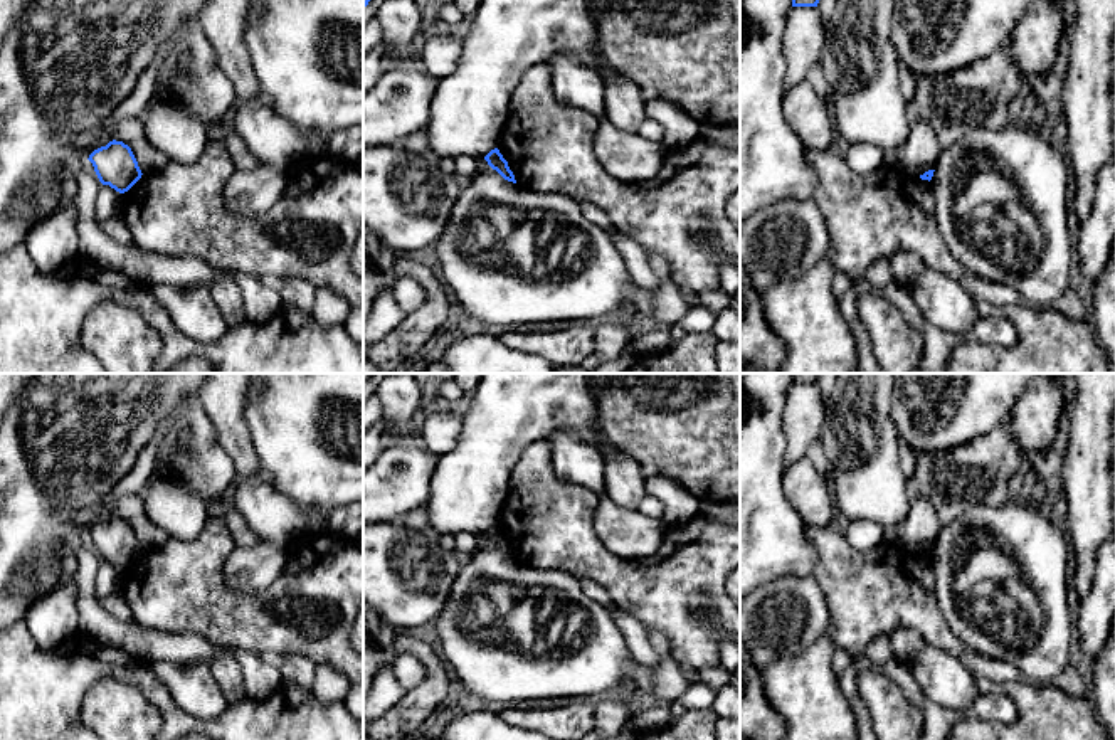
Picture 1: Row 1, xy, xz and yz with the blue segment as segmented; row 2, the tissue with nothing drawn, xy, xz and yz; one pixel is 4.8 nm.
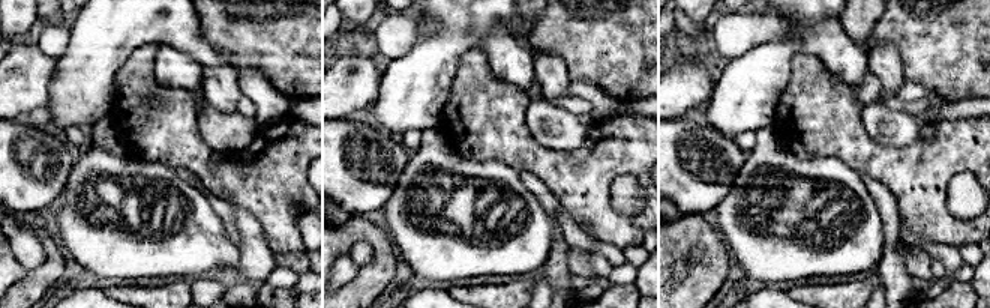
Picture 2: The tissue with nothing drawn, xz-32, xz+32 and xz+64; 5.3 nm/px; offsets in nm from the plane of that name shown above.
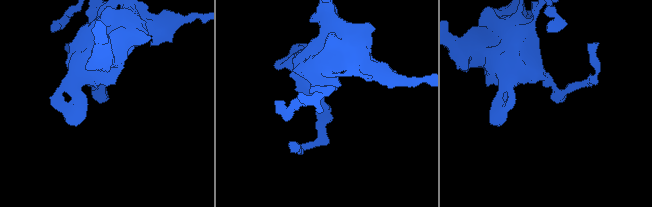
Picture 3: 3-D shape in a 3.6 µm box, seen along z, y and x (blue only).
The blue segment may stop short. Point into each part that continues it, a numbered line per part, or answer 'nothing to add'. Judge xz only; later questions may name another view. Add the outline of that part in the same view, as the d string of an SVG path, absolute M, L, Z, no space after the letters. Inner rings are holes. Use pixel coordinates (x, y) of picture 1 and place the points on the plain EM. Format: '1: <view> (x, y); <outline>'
nothing to add

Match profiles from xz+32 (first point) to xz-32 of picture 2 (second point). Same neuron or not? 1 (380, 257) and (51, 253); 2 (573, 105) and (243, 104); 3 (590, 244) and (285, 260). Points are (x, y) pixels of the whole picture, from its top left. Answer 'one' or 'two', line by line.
1: one
2: one
3: two

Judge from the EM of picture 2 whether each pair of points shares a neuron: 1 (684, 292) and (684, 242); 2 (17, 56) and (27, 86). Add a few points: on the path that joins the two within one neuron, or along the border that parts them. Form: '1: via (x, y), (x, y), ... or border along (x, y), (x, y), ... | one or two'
1: via (699, 277), (704, 272), (704, 251), (699, 247) | one
2: via (23, 63), (24, 78) | one

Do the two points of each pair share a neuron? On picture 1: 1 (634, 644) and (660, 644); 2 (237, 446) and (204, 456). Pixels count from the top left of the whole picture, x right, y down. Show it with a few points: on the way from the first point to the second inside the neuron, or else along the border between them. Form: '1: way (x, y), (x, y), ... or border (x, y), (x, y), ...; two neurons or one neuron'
1: border (646, 631), (658, 658), (651, 668); two neurons
2: border (207, 414), (217, 443), (232, 459), (237, 473); two neurons

